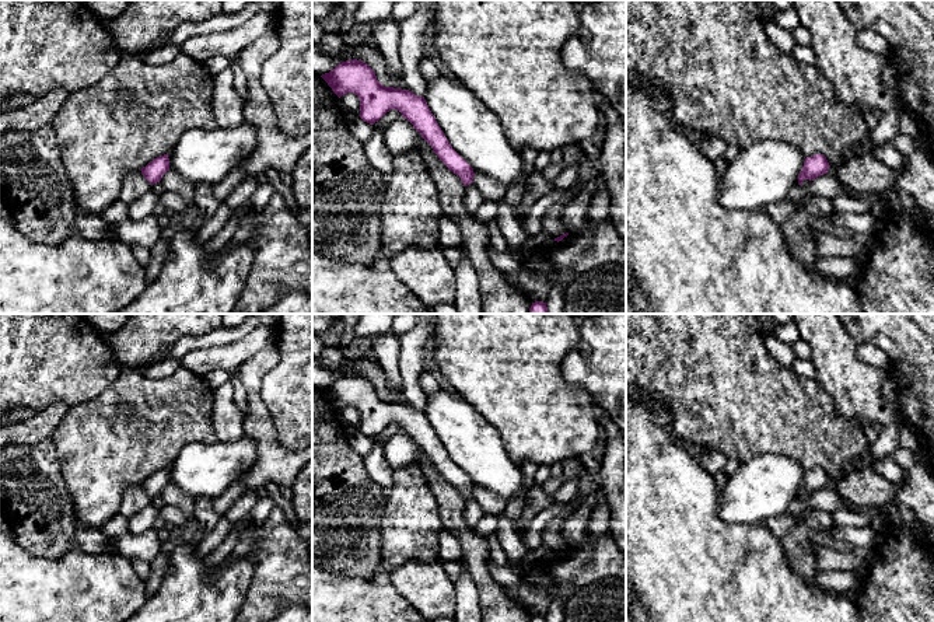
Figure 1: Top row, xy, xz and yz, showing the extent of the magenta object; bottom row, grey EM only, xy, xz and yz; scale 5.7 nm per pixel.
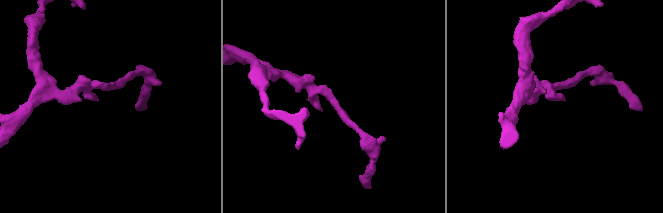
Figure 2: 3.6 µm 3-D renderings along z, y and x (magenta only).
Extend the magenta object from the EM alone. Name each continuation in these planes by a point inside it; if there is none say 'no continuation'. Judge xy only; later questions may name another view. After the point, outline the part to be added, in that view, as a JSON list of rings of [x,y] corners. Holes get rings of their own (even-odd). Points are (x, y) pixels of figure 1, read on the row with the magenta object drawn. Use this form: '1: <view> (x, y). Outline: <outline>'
no continuation

